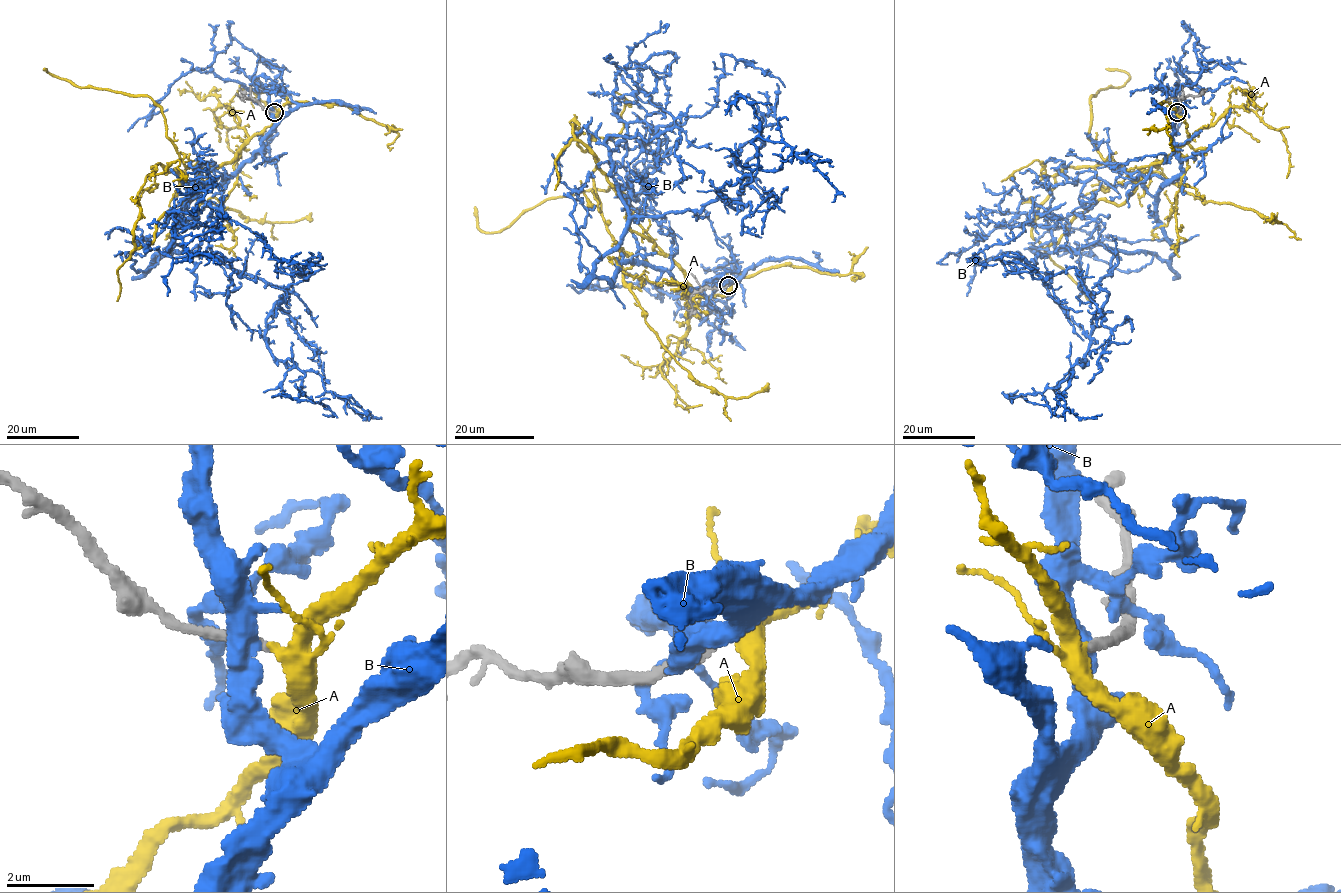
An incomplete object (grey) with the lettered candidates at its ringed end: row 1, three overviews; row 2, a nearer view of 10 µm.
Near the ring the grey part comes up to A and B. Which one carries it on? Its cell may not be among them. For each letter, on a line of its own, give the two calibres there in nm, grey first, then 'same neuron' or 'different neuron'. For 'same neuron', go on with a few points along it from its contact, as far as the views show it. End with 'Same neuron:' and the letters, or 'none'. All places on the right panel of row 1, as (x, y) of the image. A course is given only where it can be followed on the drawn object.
A: 240/240 nm | same neuron | via (1178, 112), (1188, 139), (1124, 201), (1047, 248), (1032, 236), (1055, 177), (1100, 163), (1267, 220)
B: 280/400 nm | different neuron
Same neuron: A

